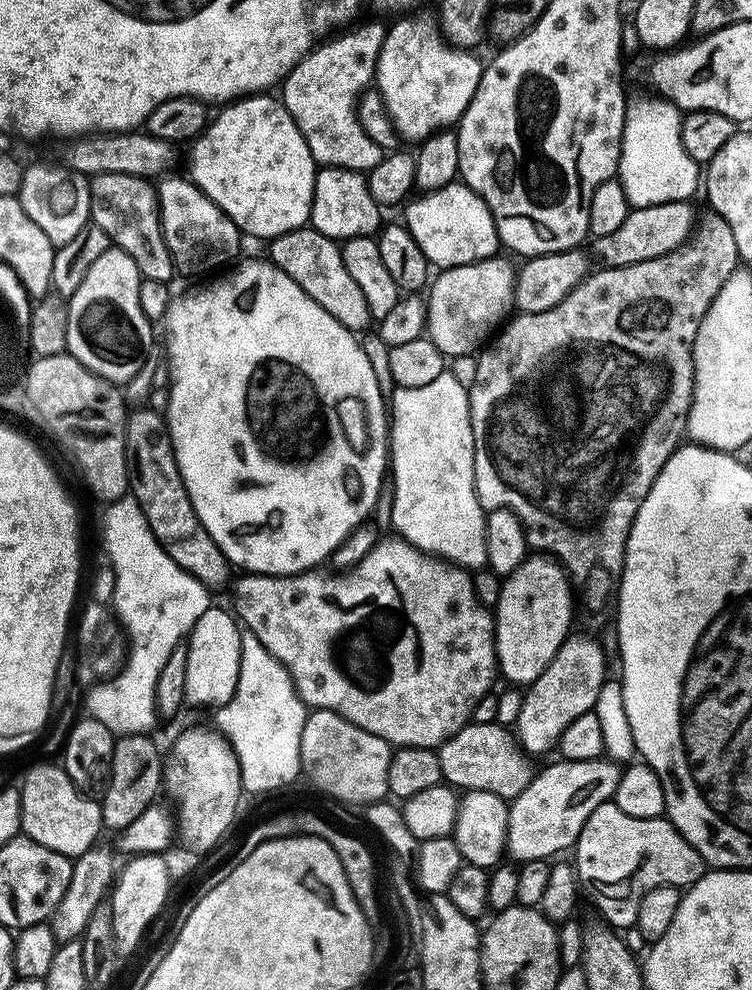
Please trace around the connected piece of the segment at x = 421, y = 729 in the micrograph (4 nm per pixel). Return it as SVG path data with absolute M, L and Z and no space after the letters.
M380 538L356 565L343 574L327 576L324 570L305 570L294 576L266 576L263 574L240 574L233 586L236 595L235 615L247 631L254 633L258 642L288 670L293 686L309 709L337 712L351 724L357 724L370 734L382 738L390 746L402 748L439 749L440 745L469 723L476 703L493 691L492 679L497 679L496 634L494 616L481 607L472 585L472 576L465 569L445 560L429 556L419 548L412 547L407 540Z

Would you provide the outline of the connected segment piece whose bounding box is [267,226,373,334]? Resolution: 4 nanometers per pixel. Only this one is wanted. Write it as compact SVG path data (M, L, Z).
M305 226L275 237L269 244L272 245L267 255L271 263L298 282L298 286L302 286L302 290L306 290L306 294L310 294L310 298L314 298L314 302L318 302L318 306L330 313L343 328L353 334L360 334L367 324L373 323L358 282L350 278L350 270L346 270L346 262L342 262L341 245L337 241L311 226Z

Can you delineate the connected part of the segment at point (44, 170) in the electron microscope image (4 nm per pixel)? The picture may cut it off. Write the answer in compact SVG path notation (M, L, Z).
M32 164L24 168L24 177L20 183L18 199L22 210L42 229L42 234L50 238L53 246L70 242L78 230L88 227L92 214L89 177L73 172L67 166L55 168L52 164Z

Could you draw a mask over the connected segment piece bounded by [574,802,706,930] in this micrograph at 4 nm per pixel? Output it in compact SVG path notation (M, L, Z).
M615 802L600 804L574 845L574 867L581 881L592 884L588 896L592 904L609 920L611 927L631 929L638 918L638 906L650 890L672 885L681 890L696 883L706 871L698 850L667 818L630 818Z

